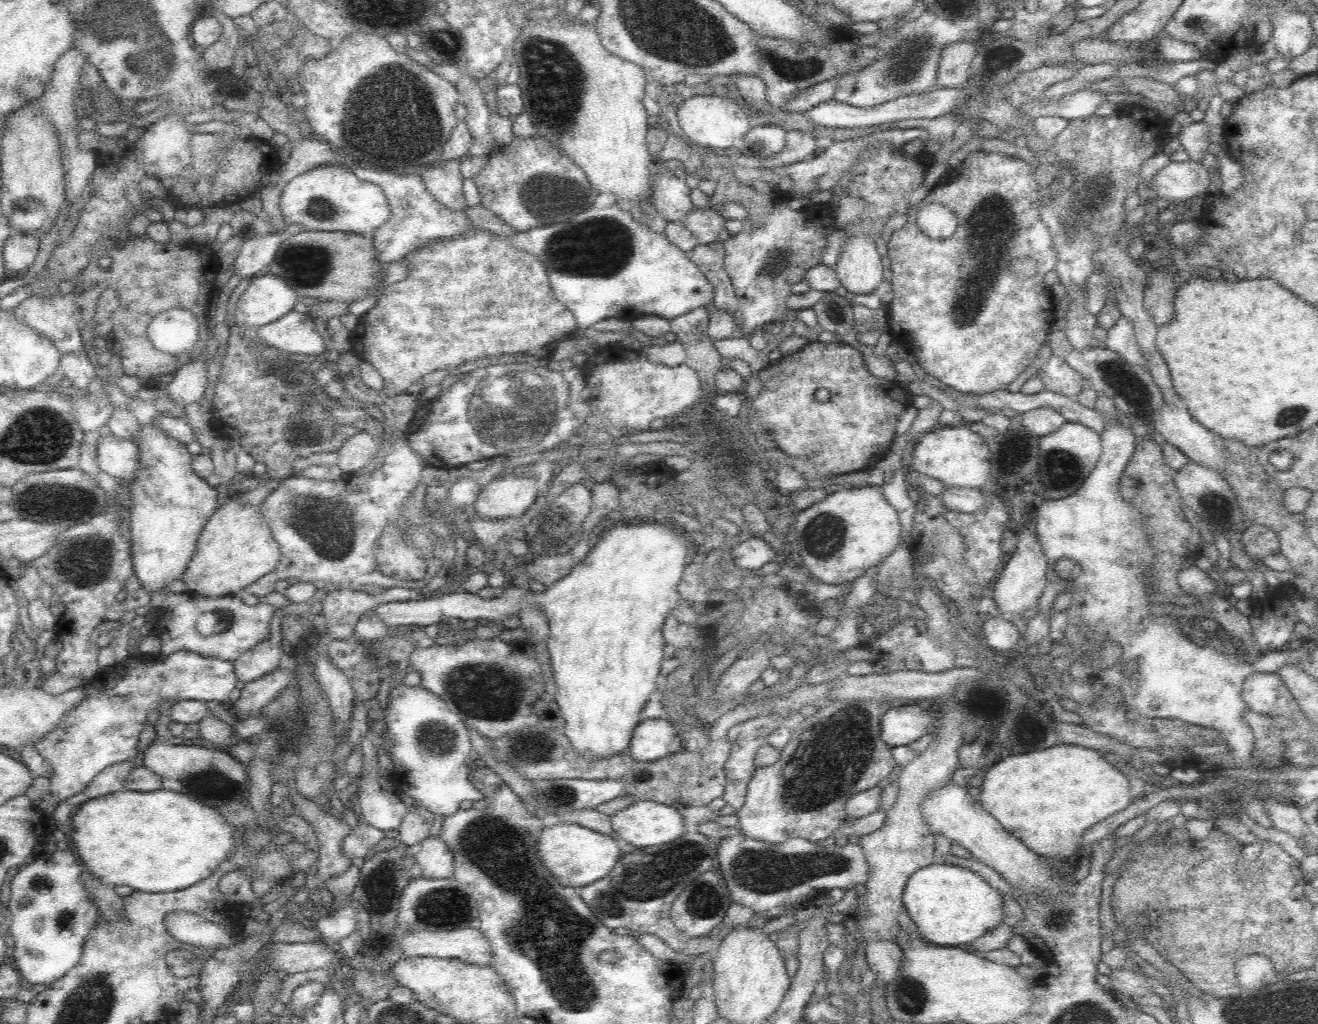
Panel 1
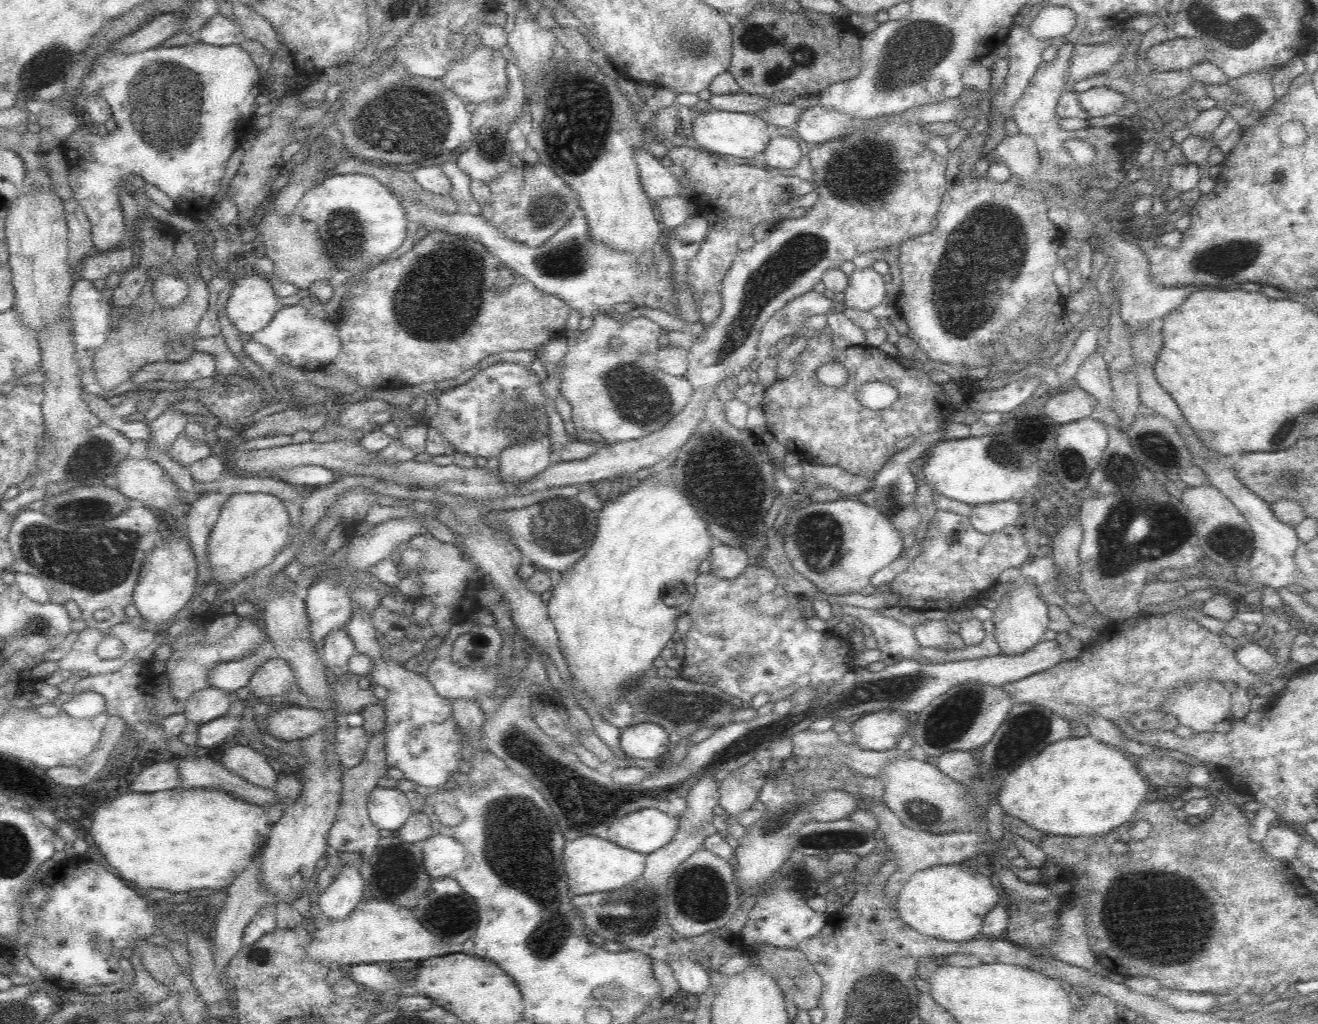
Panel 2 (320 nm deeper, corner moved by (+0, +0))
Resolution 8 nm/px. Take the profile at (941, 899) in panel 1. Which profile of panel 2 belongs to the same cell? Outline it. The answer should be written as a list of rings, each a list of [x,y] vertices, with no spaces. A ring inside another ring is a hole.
[[[948,864],[914,872],[902,886],[894,905],[900,919],[914,931],[947,943],[966,943],[979,936],[990,939],[1003,937],[1009,924],[1009,914],[1004,902],[1004,895],[992,885],[989,873],[983,870],[976,872],[975,868],[966,868],[964,864]]]

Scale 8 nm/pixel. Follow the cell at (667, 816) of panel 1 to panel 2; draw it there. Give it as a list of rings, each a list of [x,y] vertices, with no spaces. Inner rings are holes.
[[[642,808],[614,820],[608,840],[634,852],[650,854],[668,844],[679,828],[679,817],[654,808]]]

